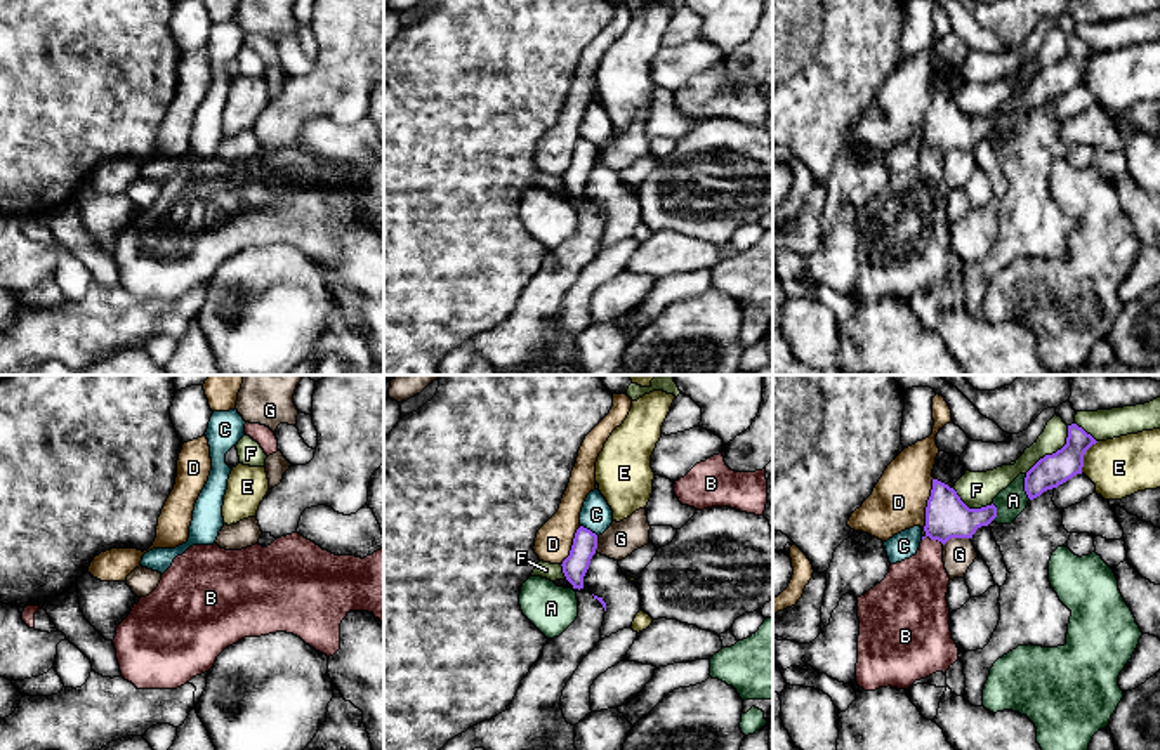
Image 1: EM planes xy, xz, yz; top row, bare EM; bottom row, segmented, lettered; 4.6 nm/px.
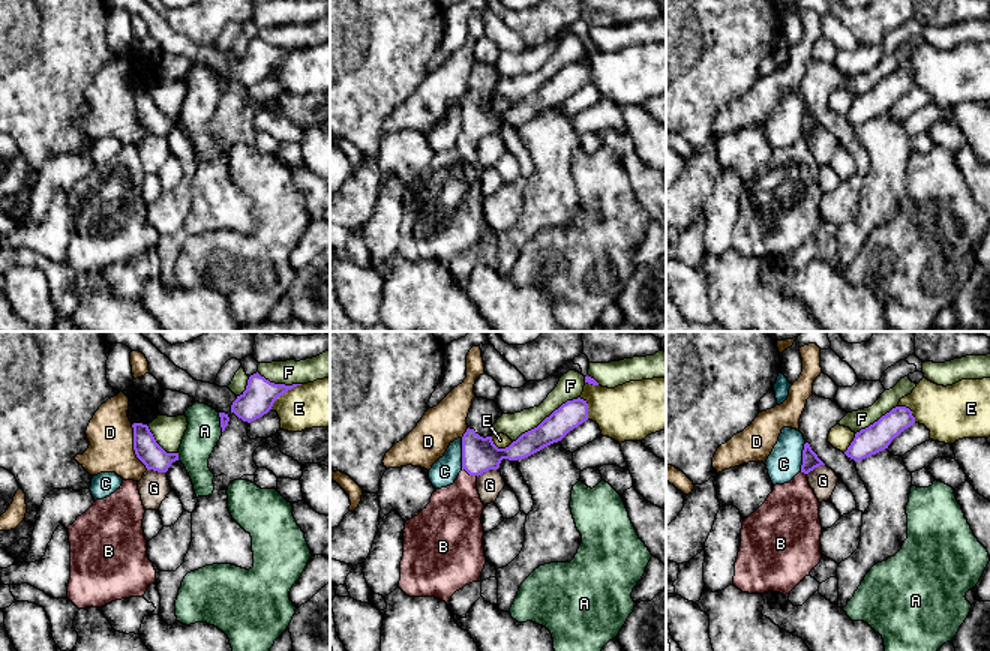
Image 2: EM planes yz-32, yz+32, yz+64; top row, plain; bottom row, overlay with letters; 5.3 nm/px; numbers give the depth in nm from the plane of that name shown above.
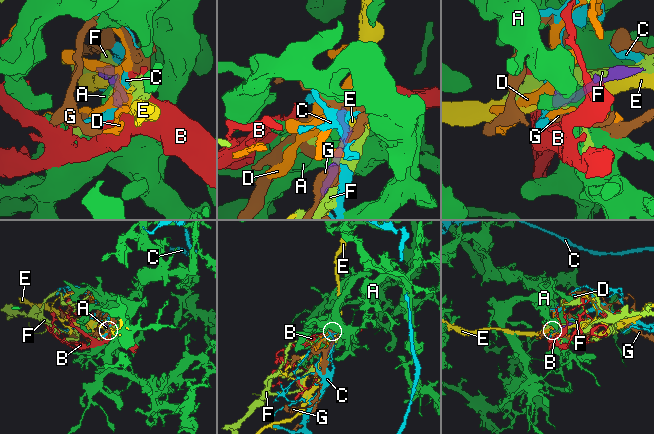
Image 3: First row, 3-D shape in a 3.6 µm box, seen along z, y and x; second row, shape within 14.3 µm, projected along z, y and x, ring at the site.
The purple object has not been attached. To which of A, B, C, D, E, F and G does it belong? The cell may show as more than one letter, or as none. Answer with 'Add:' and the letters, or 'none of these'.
Add: B

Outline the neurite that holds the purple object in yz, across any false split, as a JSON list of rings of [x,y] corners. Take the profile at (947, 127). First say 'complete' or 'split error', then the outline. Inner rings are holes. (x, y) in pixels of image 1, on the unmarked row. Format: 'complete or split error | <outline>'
split error | [[[933,90],[926,118],[926,149],[915,167],[891,175],[886,189],[858,208],[858,274],[856,293],[865,302],[879,299],[908,300],[915,292],[946,281],[959,271],[959,259],[952,250],[946,203],[950,188],[943,174],[943,156],[950,149],[972,149],[978,139],[997,128],[997,118],[969,120],[957,102]]]

